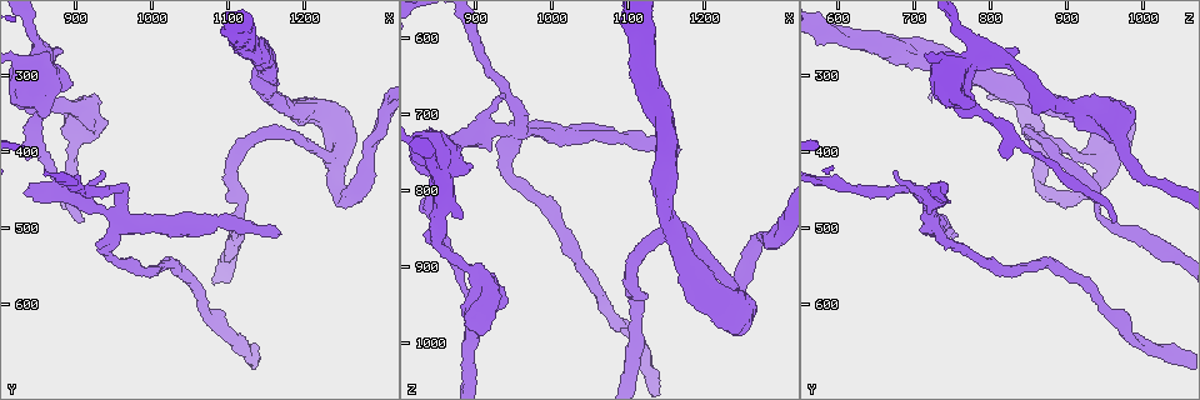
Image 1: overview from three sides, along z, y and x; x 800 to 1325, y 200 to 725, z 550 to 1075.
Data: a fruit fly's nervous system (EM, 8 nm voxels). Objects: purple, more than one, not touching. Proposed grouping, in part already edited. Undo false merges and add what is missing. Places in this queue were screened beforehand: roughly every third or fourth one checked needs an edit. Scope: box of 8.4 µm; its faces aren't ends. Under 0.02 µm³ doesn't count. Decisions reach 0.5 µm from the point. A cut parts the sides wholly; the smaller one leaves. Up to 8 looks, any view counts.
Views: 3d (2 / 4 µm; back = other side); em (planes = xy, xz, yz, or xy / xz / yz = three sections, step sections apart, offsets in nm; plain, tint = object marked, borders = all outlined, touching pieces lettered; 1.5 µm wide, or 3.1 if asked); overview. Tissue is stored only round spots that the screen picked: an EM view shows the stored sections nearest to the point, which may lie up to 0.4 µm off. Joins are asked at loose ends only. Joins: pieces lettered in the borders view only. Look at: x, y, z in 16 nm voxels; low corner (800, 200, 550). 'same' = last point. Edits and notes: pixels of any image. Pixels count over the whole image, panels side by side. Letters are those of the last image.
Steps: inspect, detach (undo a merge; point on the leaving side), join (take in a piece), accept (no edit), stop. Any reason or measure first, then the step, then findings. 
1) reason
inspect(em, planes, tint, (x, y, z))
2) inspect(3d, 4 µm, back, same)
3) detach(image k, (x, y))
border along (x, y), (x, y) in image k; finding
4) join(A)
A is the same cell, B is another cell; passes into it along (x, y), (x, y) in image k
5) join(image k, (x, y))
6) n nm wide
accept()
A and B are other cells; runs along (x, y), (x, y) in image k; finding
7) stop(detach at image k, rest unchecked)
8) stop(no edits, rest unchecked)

two arms in line, one across
inspect(3d, 4 µm, (1245, 405, 945))

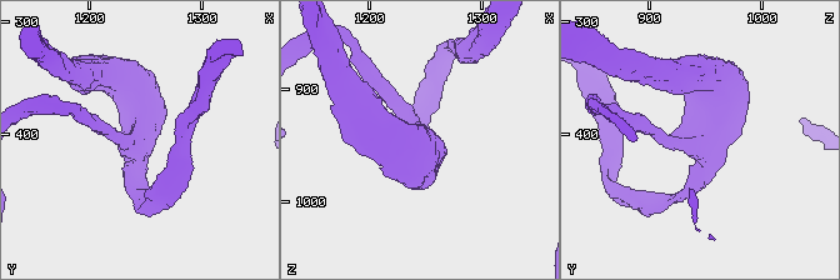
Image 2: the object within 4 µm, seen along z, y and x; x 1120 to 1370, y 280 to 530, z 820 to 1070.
3 arms; arms of 200, 200, 650 nm; need the tissue
inspect(em, planes, borders, (1242, 404, 948))

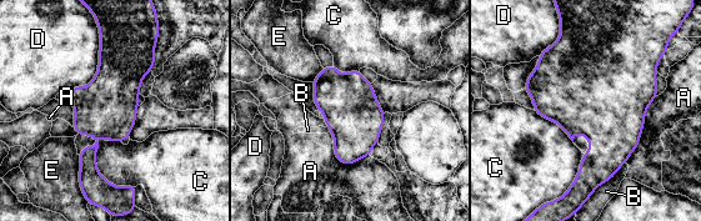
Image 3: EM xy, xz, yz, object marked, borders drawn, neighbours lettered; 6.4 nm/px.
accept()
A, B, C, D and E are other cells; border along (89, 10), (98, 71), (68, 89) in image 3; continuous, no second neuron

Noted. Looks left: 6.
abrupt turn
inspect(em, yz, step 4, tint, (1165, 370, 850))

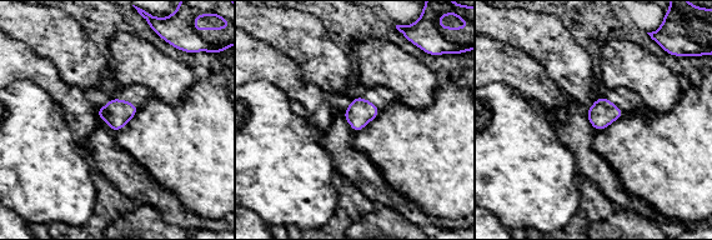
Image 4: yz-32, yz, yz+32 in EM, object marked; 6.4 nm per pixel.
another direction
inspect(em, xy, step 4, borders, same)

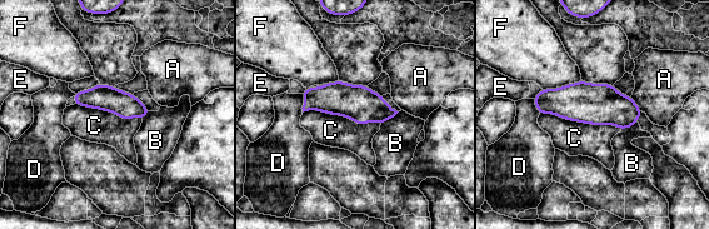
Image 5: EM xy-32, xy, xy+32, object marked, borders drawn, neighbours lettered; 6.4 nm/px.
C touches over 550 nm
accept()
A, B, C, D, E and F are other cells; border along (582, 80), (542, 89) in image 5; continuous, no second neuron

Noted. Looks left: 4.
sudden change in width
inspect(em, yz, step 8, tint, (905, 345, 915))

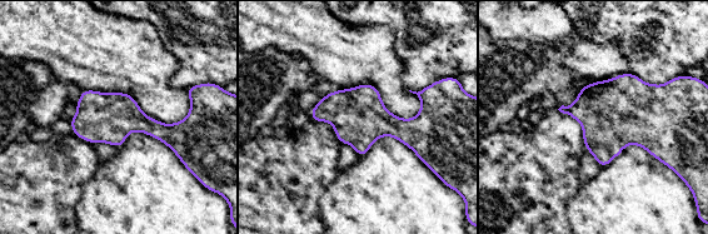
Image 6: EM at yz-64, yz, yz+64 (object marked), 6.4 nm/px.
inspect(em, planes, borders, same)

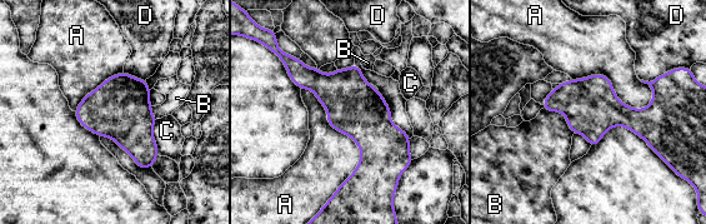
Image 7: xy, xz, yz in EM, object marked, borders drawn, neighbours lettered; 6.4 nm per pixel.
360 nm wide
accept()
A, B, C and D are other cells; continuous, no second neuron

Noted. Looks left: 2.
stop(no edits, rest unchecked)

